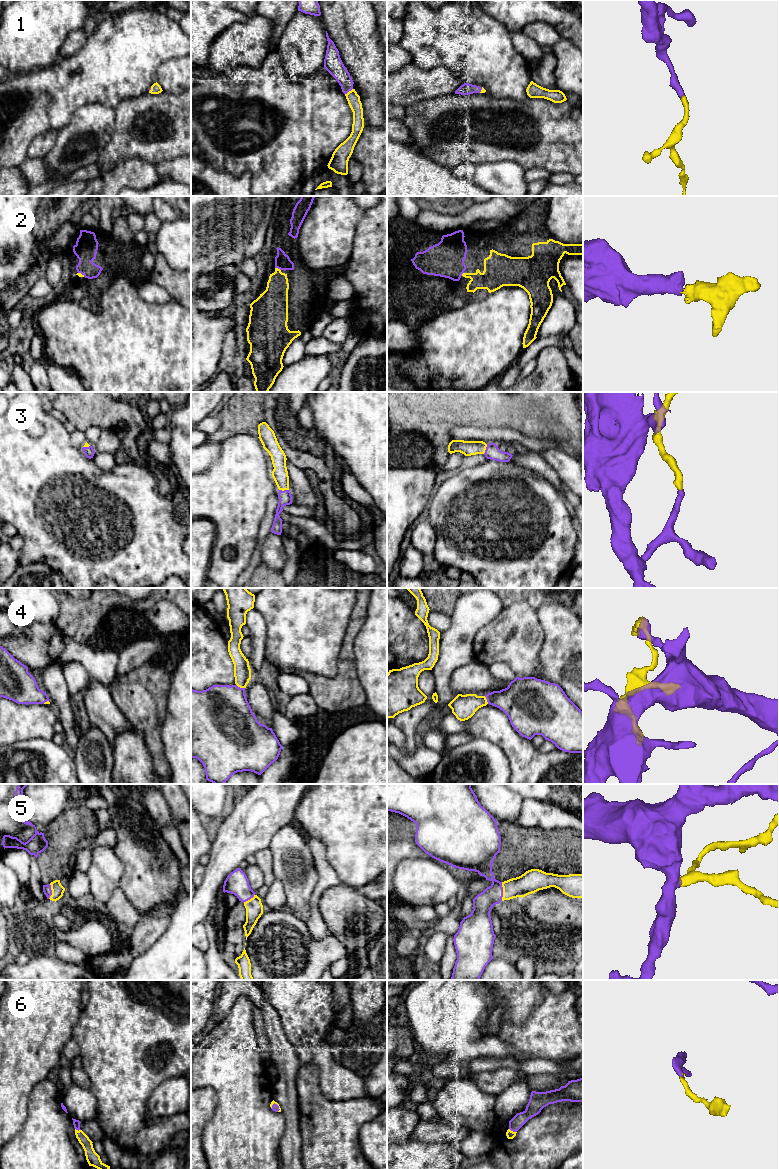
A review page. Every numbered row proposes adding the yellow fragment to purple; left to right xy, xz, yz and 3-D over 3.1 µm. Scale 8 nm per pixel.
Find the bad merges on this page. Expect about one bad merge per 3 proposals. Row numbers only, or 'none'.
none

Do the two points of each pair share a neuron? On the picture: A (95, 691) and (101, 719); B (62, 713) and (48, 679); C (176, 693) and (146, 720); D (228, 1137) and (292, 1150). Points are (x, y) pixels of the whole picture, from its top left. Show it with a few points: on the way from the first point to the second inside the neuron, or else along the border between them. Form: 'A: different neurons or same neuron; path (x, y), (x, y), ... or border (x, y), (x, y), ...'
A: same neuron; path (97, 698), (101, 712)
B: same neuron; path (62, 705), (55, 687)
C: different neurons; border (170, 679), (167, 695)
D: different neurons; border (285, 1124), (279, 1147), (280, 1158)

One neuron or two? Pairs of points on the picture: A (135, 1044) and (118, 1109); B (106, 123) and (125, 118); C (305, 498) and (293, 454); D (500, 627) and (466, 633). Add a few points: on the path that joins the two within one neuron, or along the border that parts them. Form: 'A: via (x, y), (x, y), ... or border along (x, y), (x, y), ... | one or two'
A: via (126, 1060), (122, 1079), (122, 1093) | one
B: border along (115, 108), (115, 127), (110, 140) | two
C: border along (287, 459), (303, 470) | two
D: border along (495, 616), (476, 633), (473, 640), (473, 654) | two

